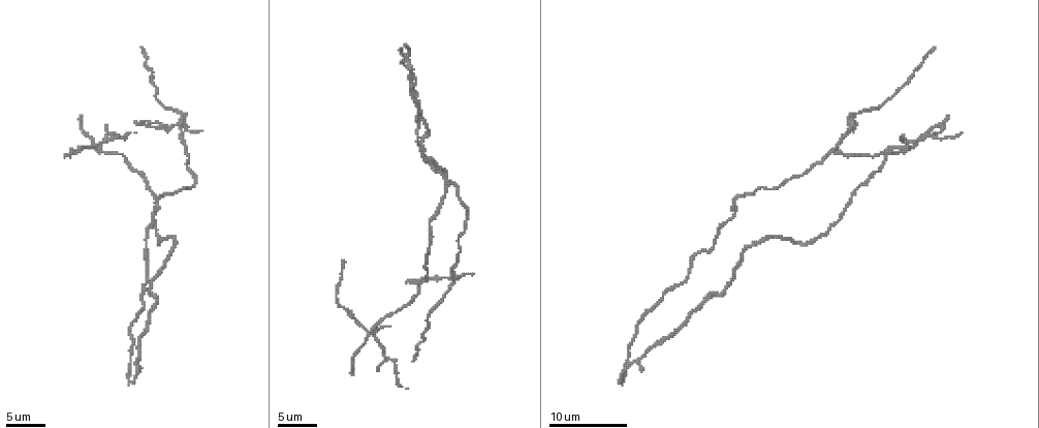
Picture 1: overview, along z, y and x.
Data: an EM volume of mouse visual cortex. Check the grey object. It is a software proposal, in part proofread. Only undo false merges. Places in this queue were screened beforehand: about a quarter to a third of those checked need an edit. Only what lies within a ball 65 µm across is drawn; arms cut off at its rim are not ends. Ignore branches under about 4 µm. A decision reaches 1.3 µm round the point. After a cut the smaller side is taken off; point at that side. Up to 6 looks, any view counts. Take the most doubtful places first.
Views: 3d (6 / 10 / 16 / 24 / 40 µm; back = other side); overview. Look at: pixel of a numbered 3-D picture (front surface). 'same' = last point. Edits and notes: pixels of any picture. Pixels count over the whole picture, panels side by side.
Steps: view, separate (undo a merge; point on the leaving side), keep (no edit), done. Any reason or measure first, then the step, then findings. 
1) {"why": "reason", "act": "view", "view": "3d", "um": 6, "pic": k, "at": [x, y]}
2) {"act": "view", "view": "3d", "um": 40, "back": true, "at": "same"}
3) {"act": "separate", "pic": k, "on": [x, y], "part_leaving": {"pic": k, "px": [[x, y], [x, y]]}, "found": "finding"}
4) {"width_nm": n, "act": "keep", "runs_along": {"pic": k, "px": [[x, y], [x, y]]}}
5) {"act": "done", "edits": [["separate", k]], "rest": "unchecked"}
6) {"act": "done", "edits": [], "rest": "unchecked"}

{"why": "small branch off a trunk", "act": "view", "view": "3d", "um": 16, "pic": 1, "at": [98, 143]}

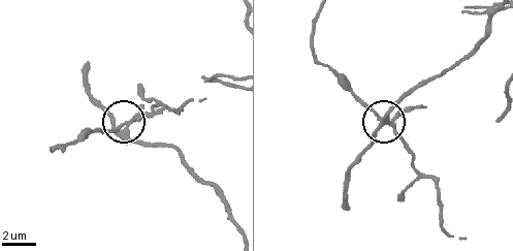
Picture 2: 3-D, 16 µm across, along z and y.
{"width_nm": 250, "act": "separate", "pic": 2, "on": [406, 143], "found": "a second cell is stuck on"}

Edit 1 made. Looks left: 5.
{"act": "view", "view": "overview"}

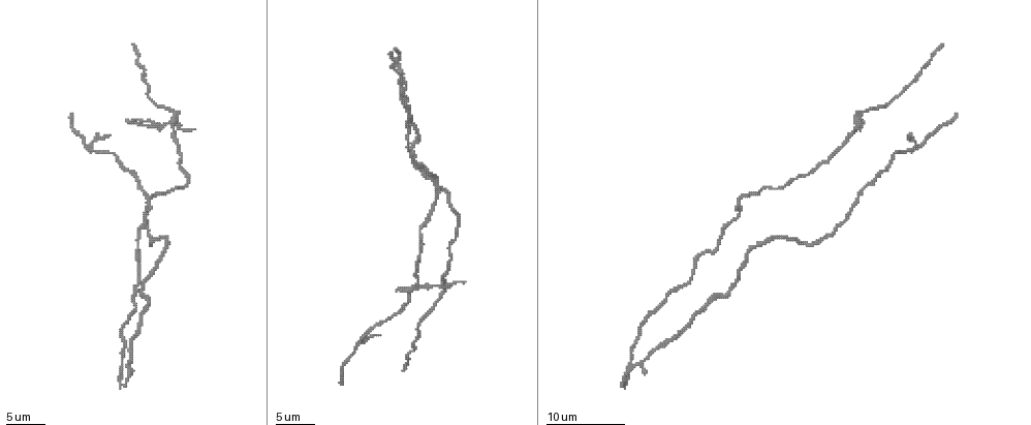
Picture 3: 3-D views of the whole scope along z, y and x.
{"act": "view", "view": "3d", "um": 10, "pic": 3, "at": [167, 122]}

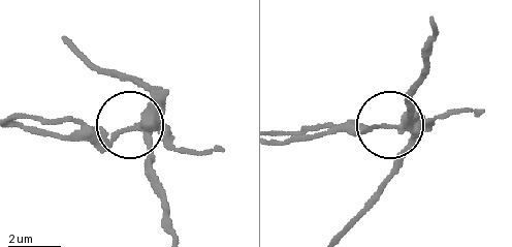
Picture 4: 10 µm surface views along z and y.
{"width_nm": 320, "act": "separate", "pic": 4, "on": [115, 133], "part_leaving": {"pic": 4, "px": [[148, 121], [103, 134], [36, 134], [17, 124]]}, "found": "a second cell is stuck on"}

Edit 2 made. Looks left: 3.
{"why": "sudden change in width", "act": "view", "view": "3d", "um": 10, "pic": 3, "at": [139, 236]}

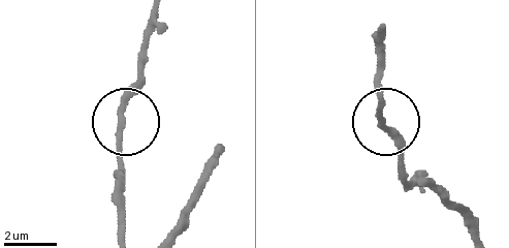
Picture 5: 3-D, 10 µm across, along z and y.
{"why": "other side", "act": "view", "view": "3d", "um": 10, "back": true, "pic": 5, "at": [121, 122]}

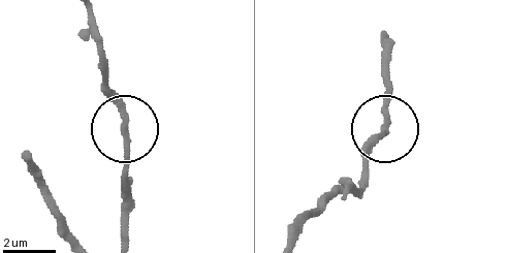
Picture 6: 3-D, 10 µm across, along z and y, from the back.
{"act": "keep", "found": "one cell here"}

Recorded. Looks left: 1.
{"act": "done", "edits": [["separate", 2], ["separate", 4]], "rest": "unchecked"}

